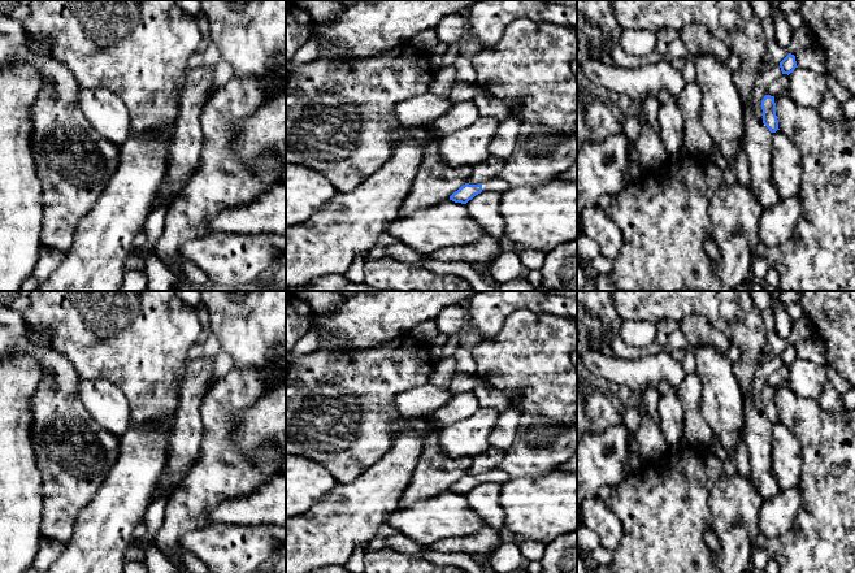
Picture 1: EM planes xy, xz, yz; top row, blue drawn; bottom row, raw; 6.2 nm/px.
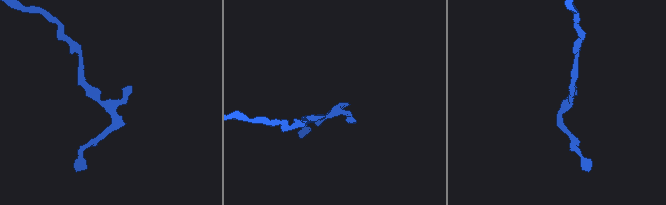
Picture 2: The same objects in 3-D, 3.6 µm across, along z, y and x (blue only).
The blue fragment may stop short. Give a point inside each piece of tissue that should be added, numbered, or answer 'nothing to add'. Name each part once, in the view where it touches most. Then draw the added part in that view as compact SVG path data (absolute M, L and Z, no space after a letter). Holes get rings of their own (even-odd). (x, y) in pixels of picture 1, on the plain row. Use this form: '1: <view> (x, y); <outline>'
1: xz (495, 476); M492 469L487 473L482 473L481 476L482 476L482 483L490 482L503 485L512 479L507 472L500 469Z

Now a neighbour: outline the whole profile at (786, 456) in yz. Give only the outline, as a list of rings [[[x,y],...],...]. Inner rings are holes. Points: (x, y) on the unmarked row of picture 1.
[[[781,422],[772,424],[772,469],[781,490],[799,487],[803,456],[797,437]]]

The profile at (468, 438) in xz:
[[[479,408],[473,416],[439,429],[440,451],[450,457],[476,457],[490,448],[489,437],[500,412]]]

